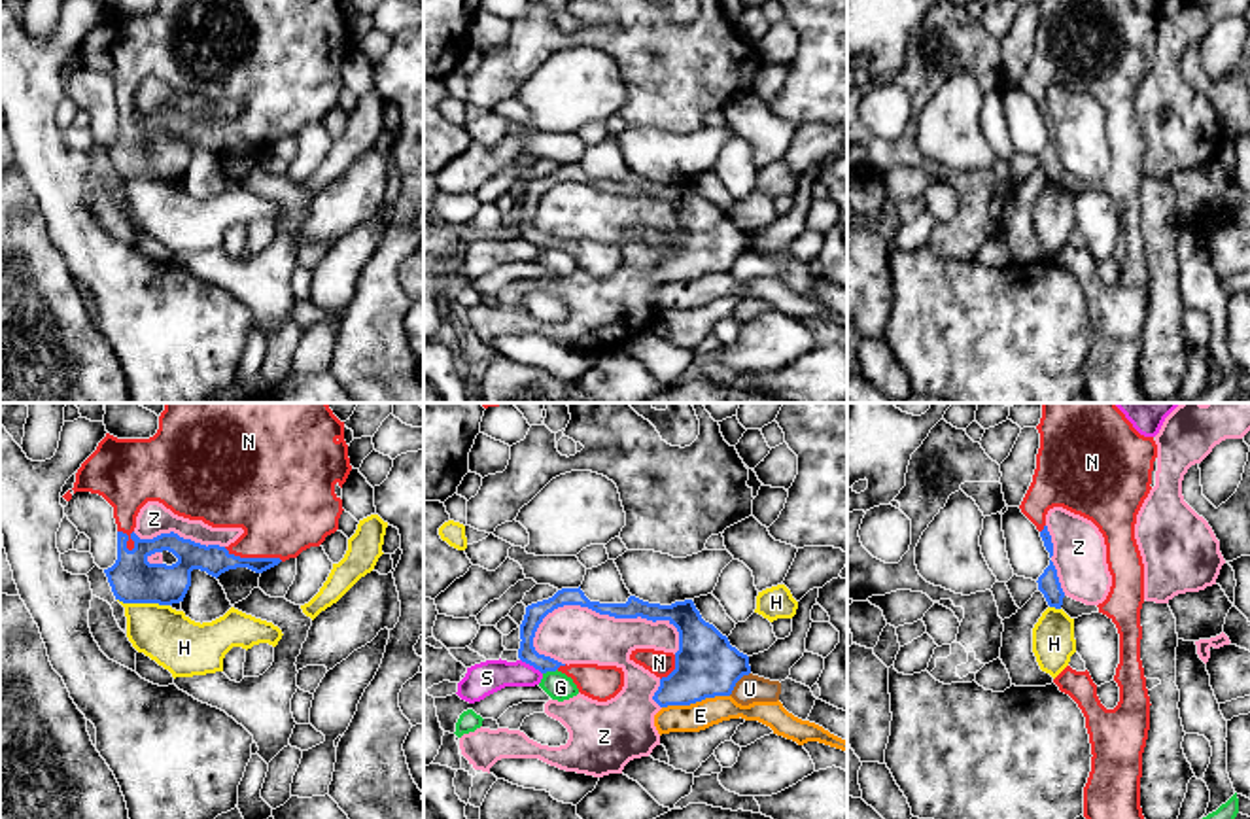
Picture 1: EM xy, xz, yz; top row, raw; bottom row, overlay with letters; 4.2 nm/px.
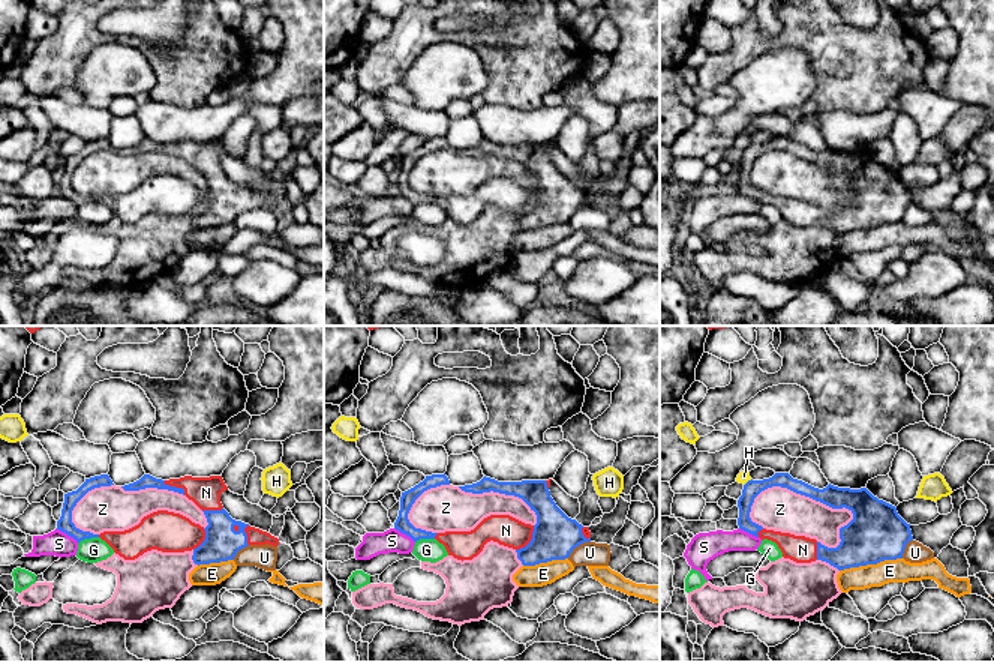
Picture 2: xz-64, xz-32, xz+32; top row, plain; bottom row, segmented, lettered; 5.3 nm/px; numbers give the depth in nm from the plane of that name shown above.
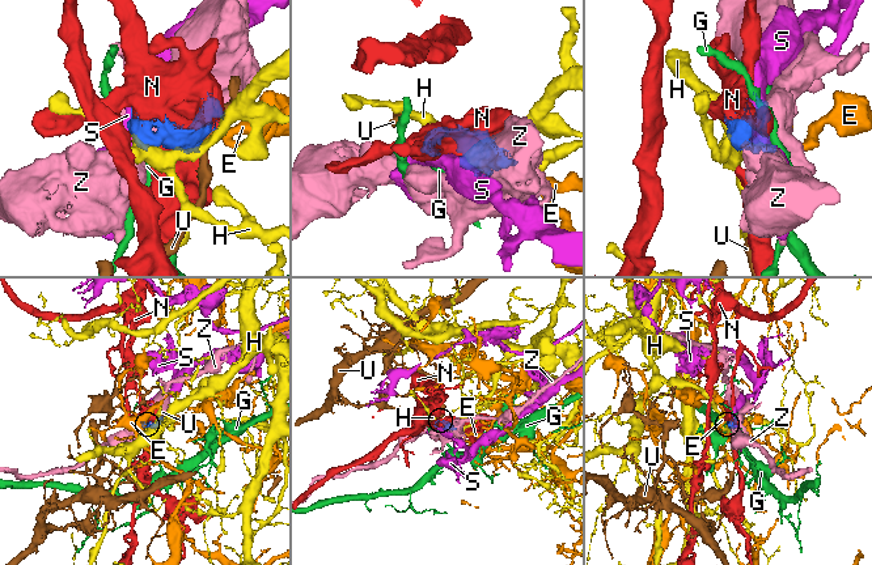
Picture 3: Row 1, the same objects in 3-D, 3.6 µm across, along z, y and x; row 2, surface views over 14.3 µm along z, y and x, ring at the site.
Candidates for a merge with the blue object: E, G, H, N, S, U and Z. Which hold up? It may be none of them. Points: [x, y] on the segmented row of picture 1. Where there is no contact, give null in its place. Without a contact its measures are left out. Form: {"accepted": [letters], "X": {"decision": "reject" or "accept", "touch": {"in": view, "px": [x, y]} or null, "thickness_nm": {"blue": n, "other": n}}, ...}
{"accepted": ["N"], "E": {"decision": "reject", "touch": {"in": "xz", "px": [694, 702]}, "thickness_nm": {"blue": 280, "other": 120}}, "G": {"decision": "reject", "touch": {"in": "xz", "px": [549, 670]}, "thickness_nm": {"blue": 80, "other": 120}}, "H": {"decision": "reject", "touch": {"in": "xy", "px": [144, 602]}, "thickness_nm": {"blue": 200, "other": 240}}, "N": {"decision": "accept", "touch": {"in": "xy", "px": [254, 558]}, "thickness_nm": {"blue": 120, "other": 380}}, "S": {"decision": "reject", "touch": {"in": "xz", "px": [532, 664]}, "thickness_nm": {"blue": 80, "other": 140}}, "U": {"decision": "reject", "touch": {"in": "xz", "px": [736, 681]}, "thickness_nm": {"blue": 280, "other": 120}}, "Z": {"decision": "reject", "touch": {"in": "xz", "px": [611, 615]}, "thickness_nm": {"blue": 90, "other": 260}}}

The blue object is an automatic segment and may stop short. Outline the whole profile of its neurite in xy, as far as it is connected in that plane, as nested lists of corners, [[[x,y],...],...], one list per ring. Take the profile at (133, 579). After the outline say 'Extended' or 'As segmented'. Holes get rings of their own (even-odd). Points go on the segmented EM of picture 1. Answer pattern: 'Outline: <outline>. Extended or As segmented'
Outline: [[[165,403],[153,437],[117,439],[106,433],[78,469],[72,490],[98,494],[113,507],[117,560],[104,573],[115,600],[172,605],[183,601],[193,569],[216,579],[236,567],[263,573],[320,547],[339,530],[344,509],[335,486],[342,488],[350,471],[344,422],[327,403]],[[148,501],[212,528],[242,528],[244,533],[229,547],[206,547],[174,531],[140,539],[136,516]],[[163,550],[178,562],[148,562]]]. Extended

